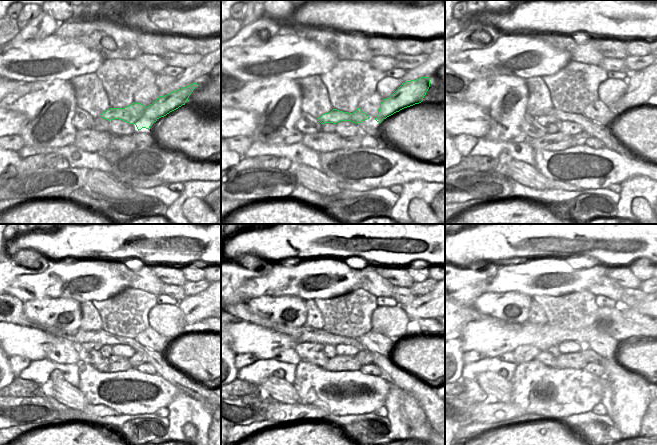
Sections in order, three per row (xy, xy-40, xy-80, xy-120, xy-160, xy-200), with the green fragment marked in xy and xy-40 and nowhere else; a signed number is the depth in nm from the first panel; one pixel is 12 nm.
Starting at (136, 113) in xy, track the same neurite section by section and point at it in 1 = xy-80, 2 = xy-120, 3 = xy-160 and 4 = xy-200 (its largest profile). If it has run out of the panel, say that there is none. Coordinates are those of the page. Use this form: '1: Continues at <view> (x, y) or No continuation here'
1: Continues at xy-80 (641, 86)
2: Continues at xy-120 (197, 308)
3: Continues at xy-160 (421, 307)
4: Continues at xy-200 (648, 307)

